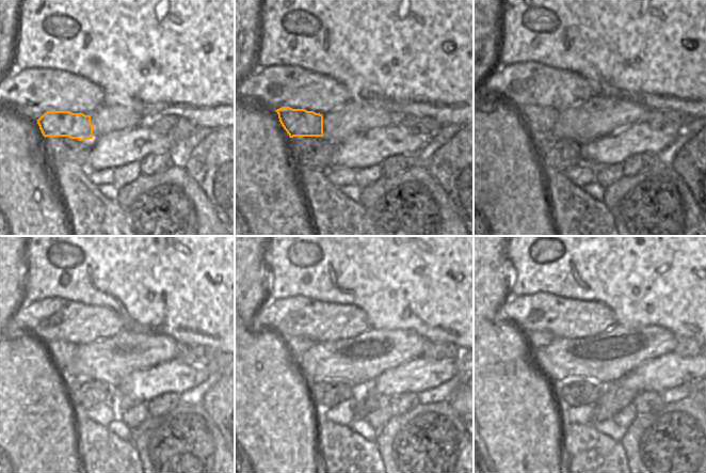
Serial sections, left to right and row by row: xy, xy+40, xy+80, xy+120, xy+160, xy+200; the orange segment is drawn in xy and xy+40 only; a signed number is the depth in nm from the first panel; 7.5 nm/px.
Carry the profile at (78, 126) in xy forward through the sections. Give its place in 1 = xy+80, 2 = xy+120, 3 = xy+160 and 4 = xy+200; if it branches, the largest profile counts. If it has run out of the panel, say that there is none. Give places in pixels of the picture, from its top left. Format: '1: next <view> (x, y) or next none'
1: next xy+80 (542, 120)
2: next xy+120 (62, 352)
3: next xy+160 (298, 346)
4: next xy+200 (538, 339)

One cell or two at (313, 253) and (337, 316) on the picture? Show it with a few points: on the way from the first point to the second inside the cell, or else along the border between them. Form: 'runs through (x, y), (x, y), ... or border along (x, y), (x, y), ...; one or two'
border along (307, 296), (326, 302), (342, 302), (356, 306); two

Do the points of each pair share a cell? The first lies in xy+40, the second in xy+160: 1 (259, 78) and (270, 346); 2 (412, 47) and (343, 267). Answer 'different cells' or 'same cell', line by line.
1: different cells
2: same cell

